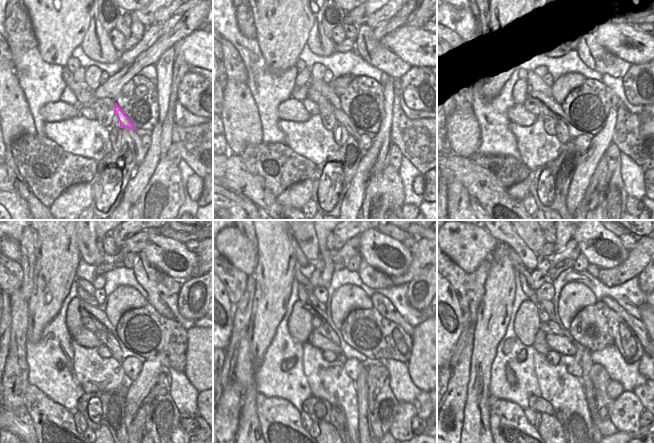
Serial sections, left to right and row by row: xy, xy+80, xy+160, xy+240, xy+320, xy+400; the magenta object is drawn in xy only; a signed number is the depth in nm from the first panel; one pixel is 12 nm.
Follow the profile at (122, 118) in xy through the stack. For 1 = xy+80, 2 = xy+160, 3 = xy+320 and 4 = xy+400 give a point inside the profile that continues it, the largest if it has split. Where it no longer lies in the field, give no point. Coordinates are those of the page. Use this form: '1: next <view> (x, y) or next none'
1: next xy+80 (319, 85)
2: next xy+160 (536, 82)
3: next xy+320 (298, 275)
4: next xy+400 (515, 260)

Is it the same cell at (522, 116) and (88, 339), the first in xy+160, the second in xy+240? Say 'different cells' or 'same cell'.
same cell

